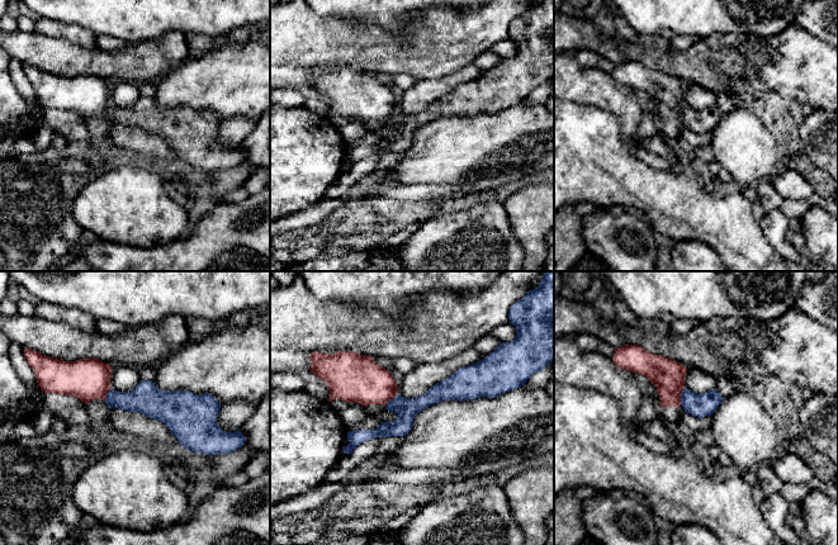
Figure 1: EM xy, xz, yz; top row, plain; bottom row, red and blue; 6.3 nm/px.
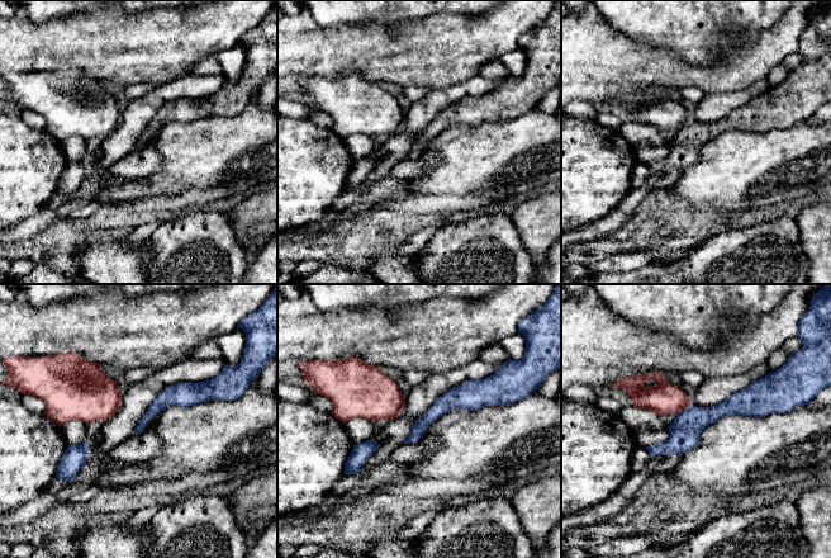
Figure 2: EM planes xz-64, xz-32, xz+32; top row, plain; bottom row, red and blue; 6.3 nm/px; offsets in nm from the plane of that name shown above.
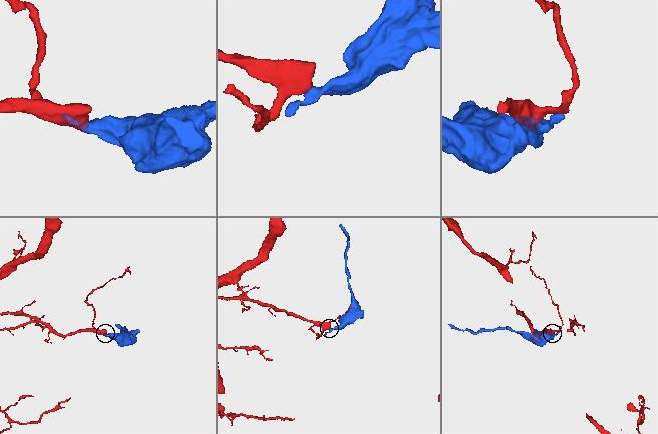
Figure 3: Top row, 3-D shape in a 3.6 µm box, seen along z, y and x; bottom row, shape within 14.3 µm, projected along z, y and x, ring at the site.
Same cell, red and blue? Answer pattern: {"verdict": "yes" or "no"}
{"verdict": "no"}

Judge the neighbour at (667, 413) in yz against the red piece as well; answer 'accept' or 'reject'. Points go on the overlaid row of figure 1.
accept

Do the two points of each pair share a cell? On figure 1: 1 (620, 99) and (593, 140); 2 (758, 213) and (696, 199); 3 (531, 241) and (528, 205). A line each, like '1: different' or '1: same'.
1: different
2: different
3: same

